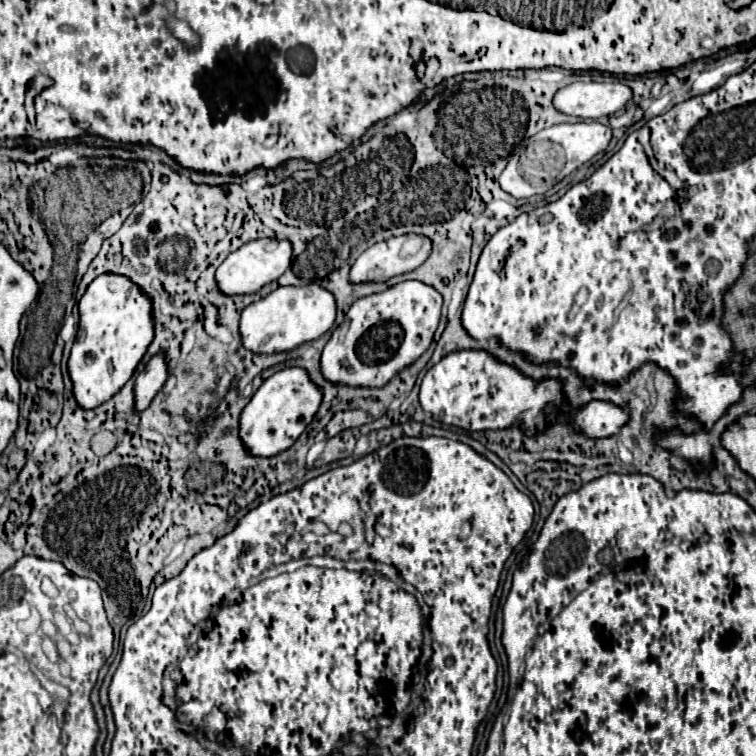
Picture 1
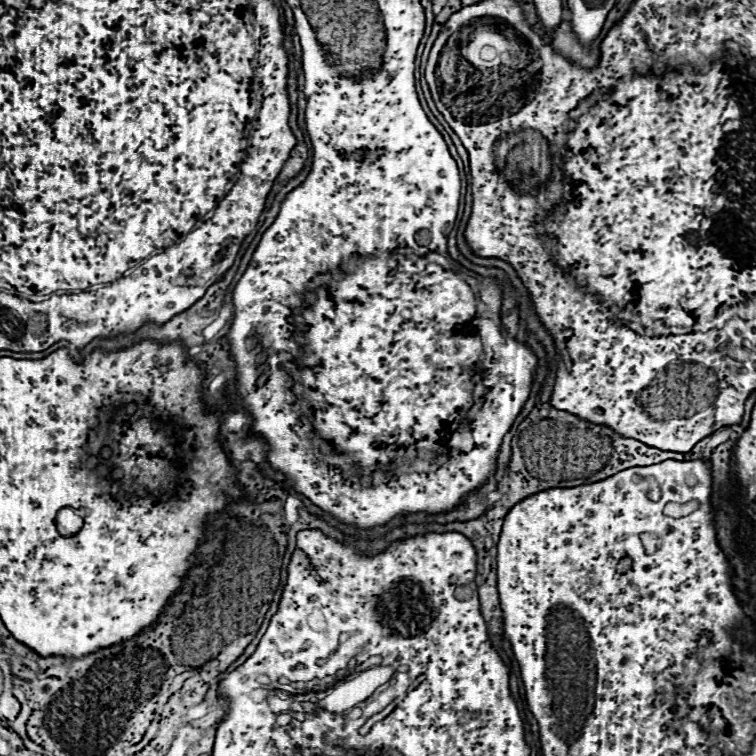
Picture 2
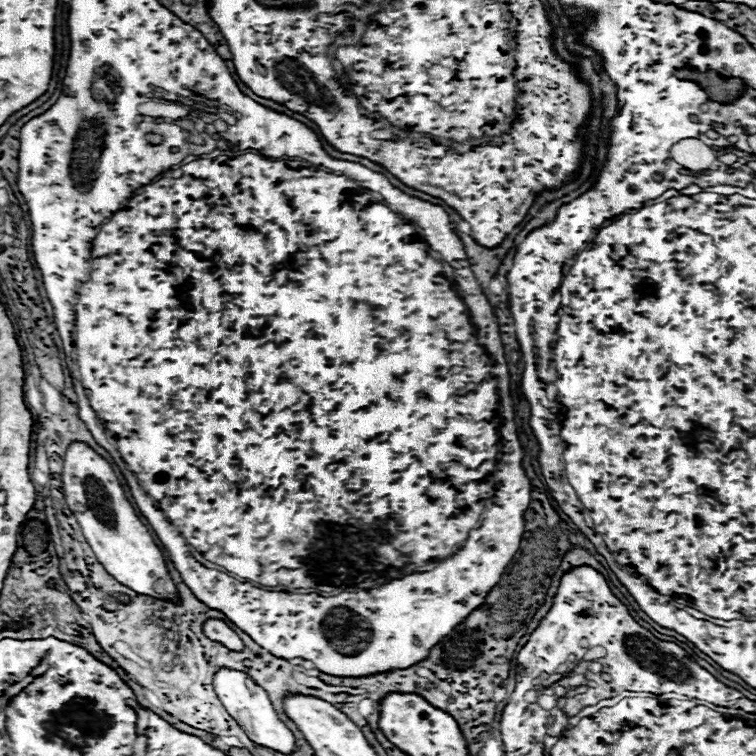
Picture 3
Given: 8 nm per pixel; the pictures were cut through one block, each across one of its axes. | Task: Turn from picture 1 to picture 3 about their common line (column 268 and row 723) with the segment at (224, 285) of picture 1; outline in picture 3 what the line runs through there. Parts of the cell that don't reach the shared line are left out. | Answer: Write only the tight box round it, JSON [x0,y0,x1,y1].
[212,668,294,754]

